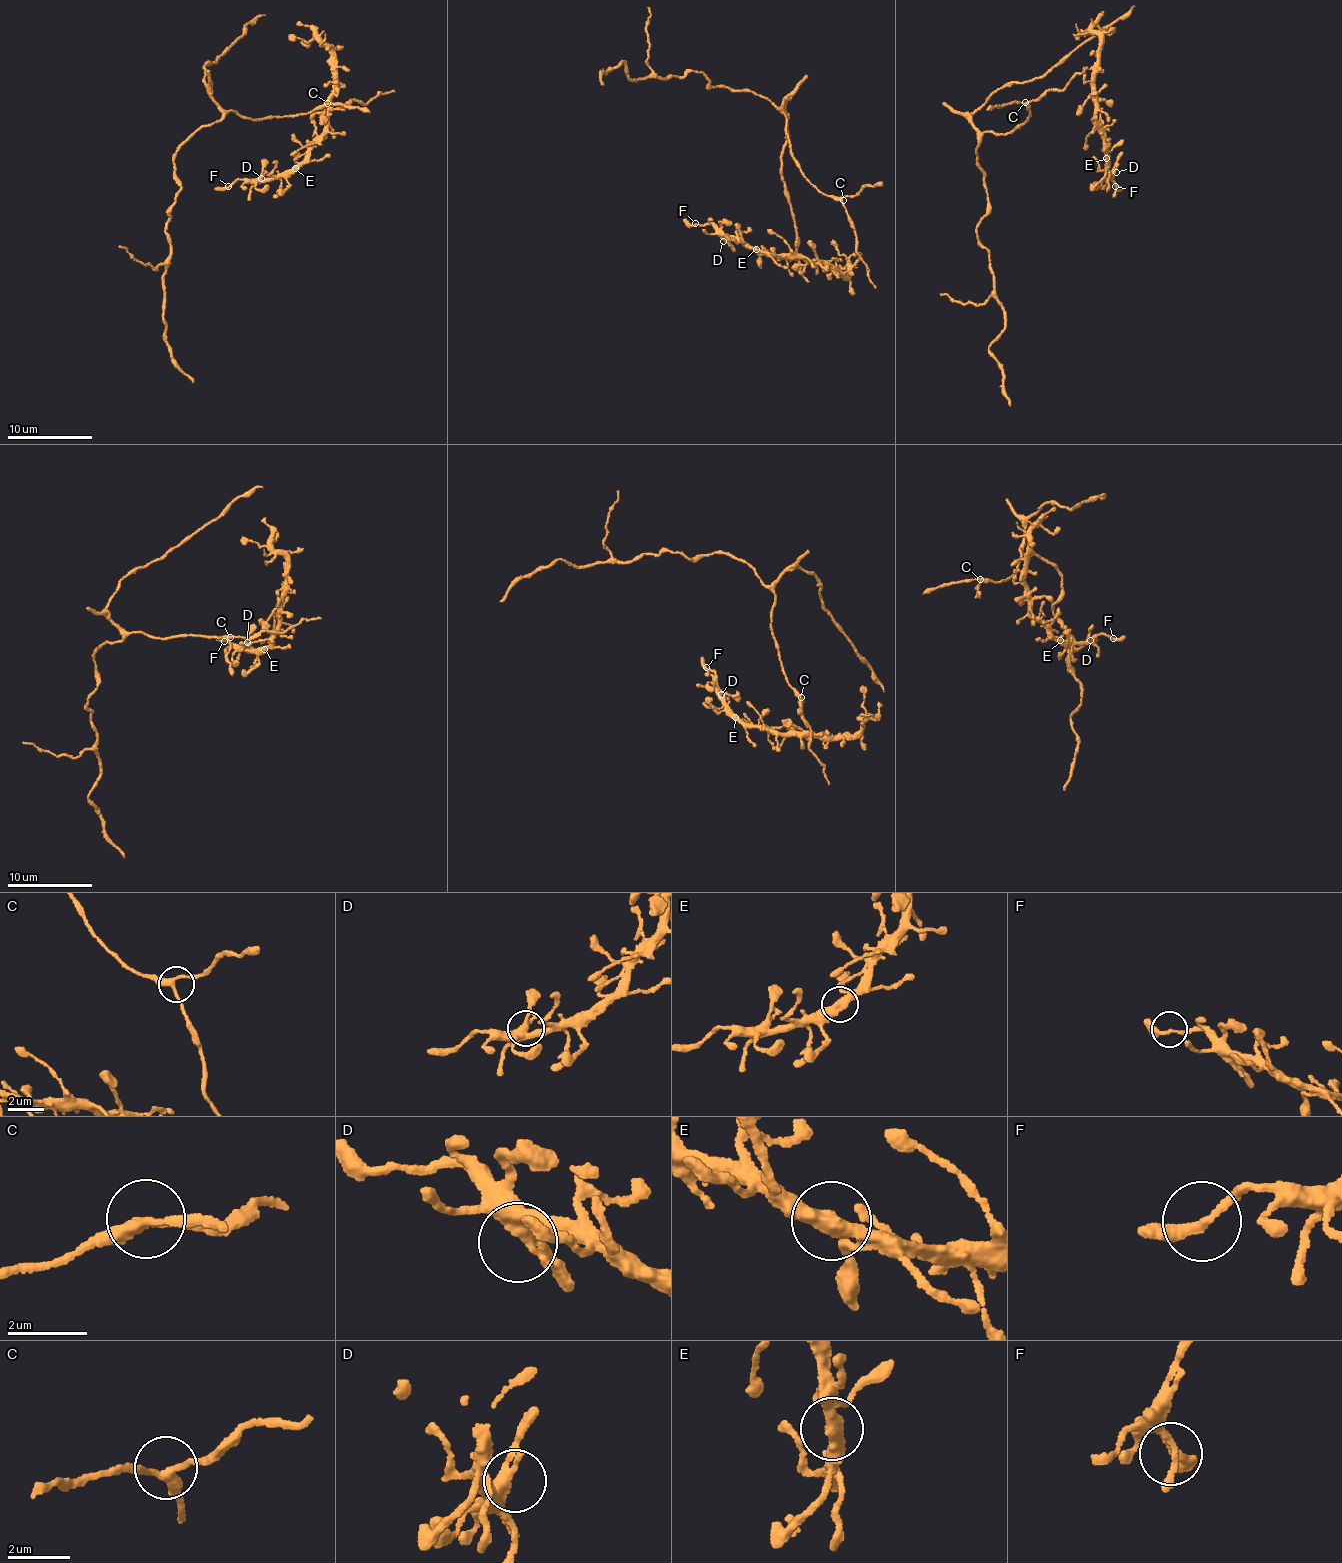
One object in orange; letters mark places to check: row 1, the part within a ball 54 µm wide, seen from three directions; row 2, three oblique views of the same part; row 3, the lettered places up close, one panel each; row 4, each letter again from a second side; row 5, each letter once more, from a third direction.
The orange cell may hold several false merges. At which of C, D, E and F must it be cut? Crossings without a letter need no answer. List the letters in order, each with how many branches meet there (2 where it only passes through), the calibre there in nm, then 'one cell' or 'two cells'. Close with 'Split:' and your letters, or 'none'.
C: 3 | 240 nm | one cell
D: 3 | 300 nm | one cell
E: 3 | 360 nm | one cell
F: 2 | 220 nm | one cell
Split: none

